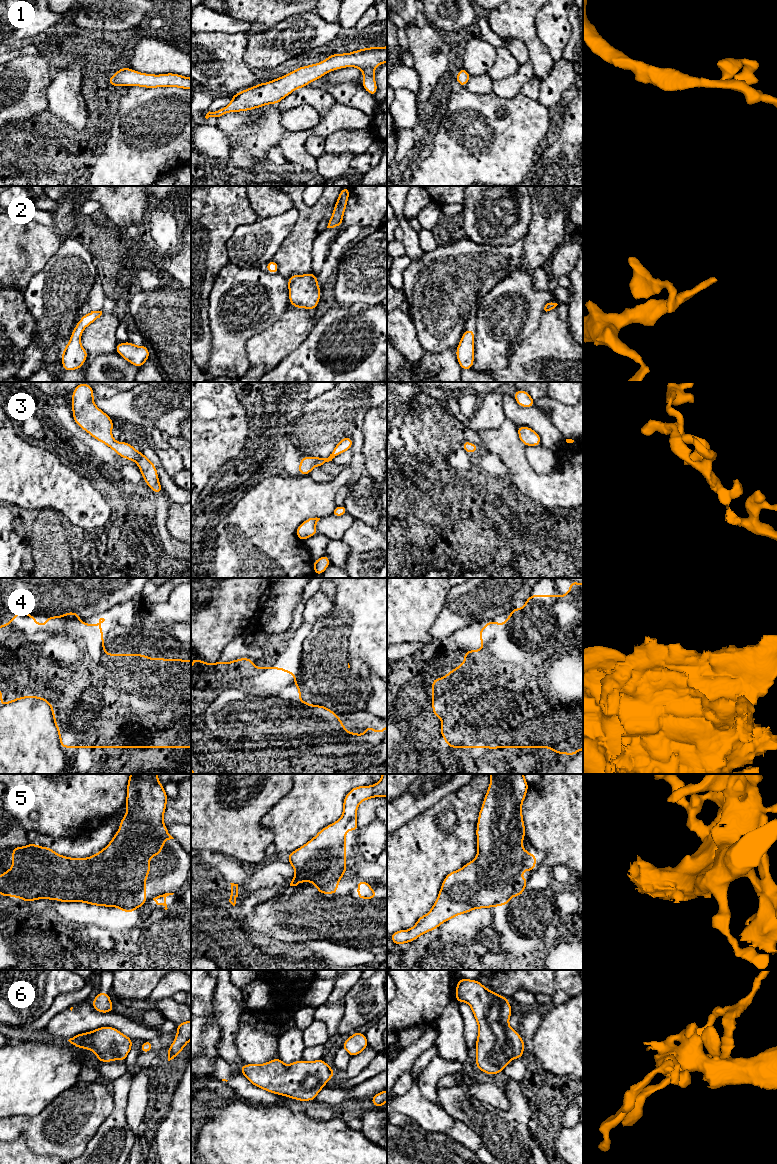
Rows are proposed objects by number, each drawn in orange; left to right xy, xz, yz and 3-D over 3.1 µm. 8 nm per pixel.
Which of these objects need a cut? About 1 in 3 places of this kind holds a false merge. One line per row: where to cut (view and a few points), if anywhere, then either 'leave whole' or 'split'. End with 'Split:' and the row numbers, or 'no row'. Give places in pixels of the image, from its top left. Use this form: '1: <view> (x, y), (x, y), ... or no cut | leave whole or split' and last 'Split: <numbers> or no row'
1: no cut | leave whole
2: no cut | leave whole
3: no cut | leave whole
4: xy (45, 623), (77, 635), (86, 629), (103, 640) | split
5: no cut | leave whole
6: no cut | leave whole
Split: 4

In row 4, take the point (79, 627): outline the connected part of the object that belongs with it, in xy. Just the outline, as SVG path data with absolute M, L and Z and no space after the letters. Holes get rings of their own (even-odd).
M100 618L98 624L86 624L86 623L83 623L81 620L77 620L73 622L72 627L65 626L64 629L68 631L72 631L77 636L82 634L87 629L90 634L97 634L100 640L104 640L103 630L101 628L101 624L104 621L105 621L104 618Z

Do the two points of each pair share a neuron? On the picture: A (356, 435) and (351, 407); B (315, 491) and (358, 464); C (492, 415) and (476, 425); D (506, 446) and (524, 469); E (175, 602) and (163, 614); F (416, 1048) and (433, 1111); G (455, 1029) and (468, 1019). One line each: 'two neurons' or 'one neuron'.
A: one neuron
B: two neurons
C: one neuron
D: one neuron
E: one neuron
F: two neurons
G: two neurons

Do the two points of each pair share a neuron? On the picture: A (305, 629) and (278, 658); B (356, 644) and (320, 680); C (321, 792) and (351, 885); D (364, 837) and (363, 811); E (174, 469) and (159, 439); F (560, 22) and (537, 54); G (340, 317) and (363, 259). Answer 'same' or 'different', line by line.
A: same
B: different
C: different
D: different
E: different
F: different
G: different

